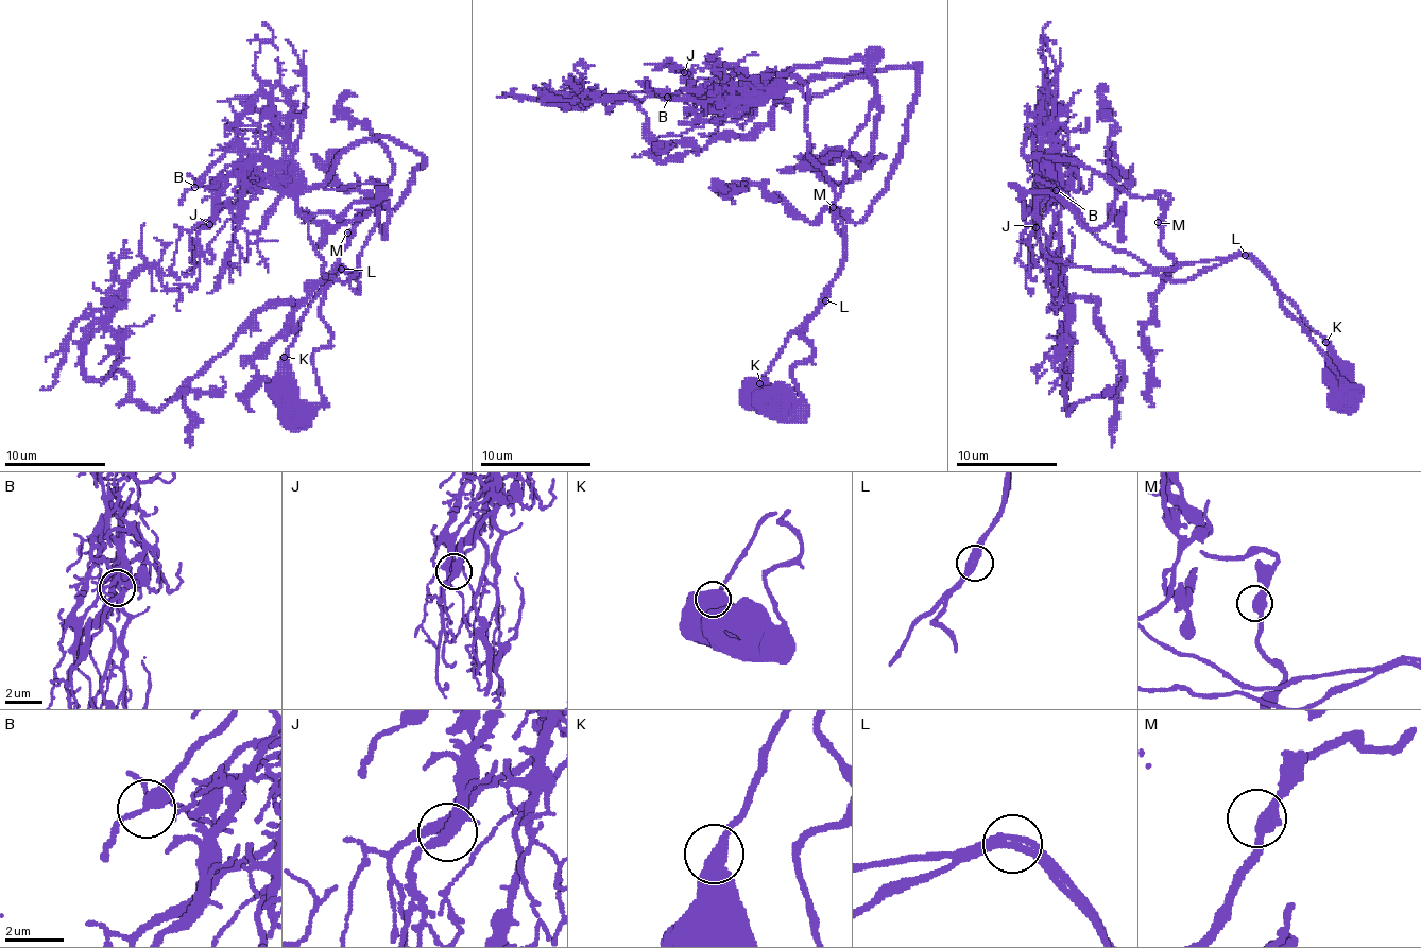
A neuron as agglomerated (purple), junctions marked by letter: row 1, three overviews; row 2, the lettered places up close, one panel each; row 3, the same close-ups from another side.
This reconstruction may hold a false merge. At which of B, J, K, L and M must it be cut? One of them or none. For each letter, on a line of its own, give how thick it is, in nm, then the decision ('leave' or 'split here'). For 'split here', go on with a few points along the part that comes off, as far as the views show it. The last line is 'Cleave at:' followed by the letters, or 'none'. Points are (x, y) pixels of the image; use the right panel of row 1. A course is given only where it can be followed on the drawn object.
B: 320 nm | leave
J: 340 nm | leave
K: 320 nm | leave
L: 320 nm | split here | (1244, 256), (1174, 280), (1045, 252), (1022, 196), (1051, 193), (1099, 228), (1112, 211), (1102, 88)
M: 360 nm | leave
Cleave at: L

